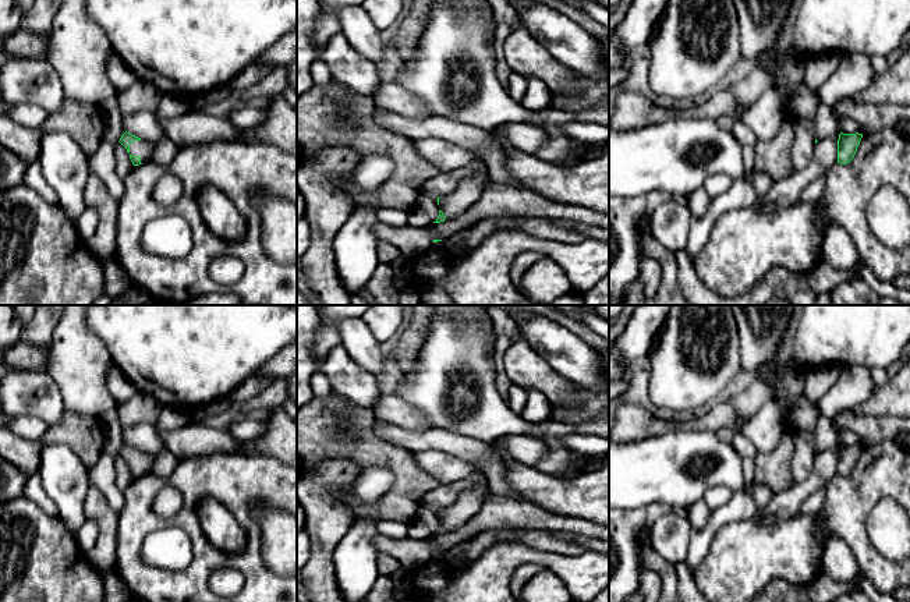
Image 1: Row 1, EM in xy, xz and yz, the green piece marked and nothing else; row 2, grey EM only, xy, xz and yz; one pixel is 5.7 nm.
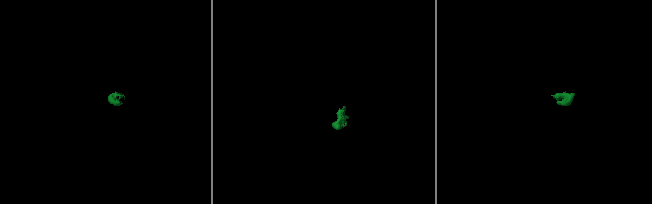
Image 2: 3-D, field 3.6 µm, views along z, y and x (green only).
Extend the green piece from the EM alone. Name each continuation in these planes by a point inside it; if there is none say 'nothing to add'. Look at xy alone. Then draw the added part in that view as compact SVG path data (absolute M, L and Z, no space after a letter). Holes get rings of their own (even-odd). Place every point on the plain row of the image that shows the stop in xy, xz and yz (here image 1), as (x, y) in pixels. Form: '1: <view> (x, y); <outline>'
1: xy (144, 461); M141 452L141 453L134 453L130 457L130 467L132 468L139 468L141 475L151 474L152 467L153 467L155 456Z

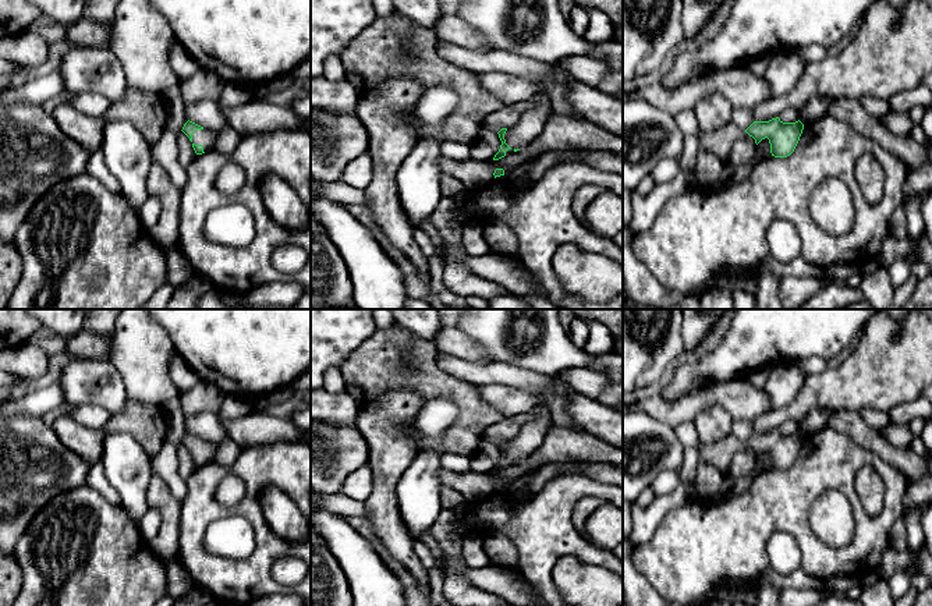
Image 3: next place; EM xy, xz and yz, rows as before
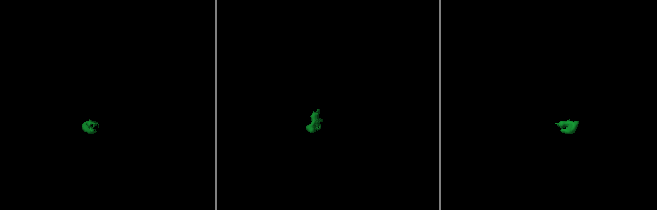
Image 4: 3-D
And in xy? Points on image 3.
1: xy (206, 450); M203 440L203 442L196 442L192 446L192 456L195 457L202 457L203 464L213 463L215 456L216 456L217 444Z

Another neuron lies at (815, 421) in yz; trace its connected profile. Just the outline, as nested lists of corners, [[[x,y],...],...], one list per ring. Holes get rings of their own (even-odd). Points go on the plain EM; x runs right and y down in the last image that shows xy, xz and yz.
[[[834,410],[812,411],[805,415],[800,422],[800,433],[805,437],[828,428],[829,418]]]

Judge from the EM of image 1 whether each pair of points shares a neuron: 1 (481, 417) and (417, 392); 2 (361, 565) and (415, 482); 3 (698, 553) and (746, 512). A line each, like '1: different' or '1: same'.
1: same
2: different
3: same

